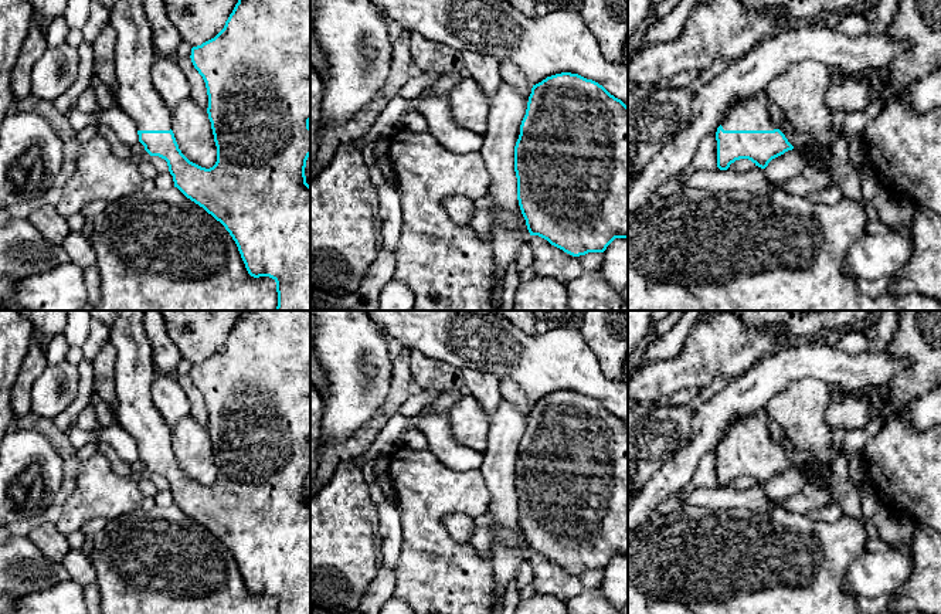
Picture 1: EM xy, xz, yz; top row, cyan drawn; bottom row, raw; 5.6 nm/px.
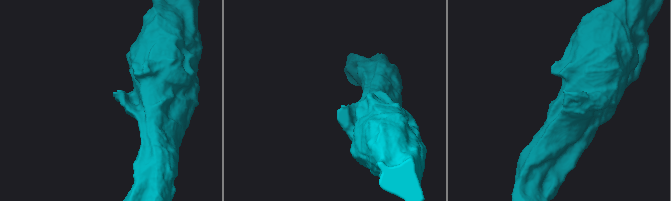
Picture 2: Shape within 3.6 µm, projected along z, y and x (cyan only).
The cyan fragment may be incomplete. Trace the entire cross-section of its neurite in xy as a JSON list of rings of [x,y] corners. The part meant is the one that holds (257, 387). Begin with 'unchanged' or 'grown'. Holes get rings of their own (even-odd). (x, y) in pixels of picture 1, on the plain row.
grown | [[[115,311],[116,320],[109,329],[109,342],[116,349],[115,362],[115,415],[118,424],[137,444],[139,459],[150,474],[159,474],[167,479],[169,489],[177,505],[187,516],[203,525],[217,539],[220,539],[235,559],[248,591],[254,596],[269,594],[276,600],[278,614],[310,614],[310,503],[306,501],[305,485],[310,474],[310,311],[241,311],[238,320],[225,339],[224,346],[211,357],[191,366],[191,380],[203,394],[208,413],[208,437],[217,464],[217,479],[205,486],[190,479],[179,467],[171,448],[171,428],[167,425],[152,398],[152,347],[146,335],[143,318],[145,311]]]

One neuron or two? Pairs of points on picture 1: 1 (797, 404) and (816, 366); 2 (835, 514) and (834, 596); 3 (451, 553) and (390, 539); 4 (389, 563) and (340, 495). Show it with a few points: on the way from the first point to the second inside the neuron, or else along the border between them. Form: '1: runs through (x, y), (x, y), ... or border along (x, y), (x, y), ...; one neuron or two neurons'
1: border along (829, 386), (816, 379), (799, 377), (780, 393); two neurons
2: border along (842, 514), (834, 521), (812, 521), (804, 515); two neurons
3: border along (398, 509), (401, 549), (393, 575); two neurons
4: border along (379, 519), (380, 569), (369, 583); two neurons

